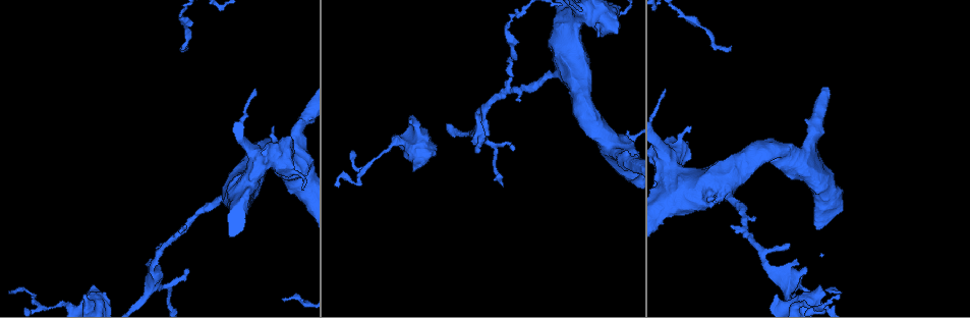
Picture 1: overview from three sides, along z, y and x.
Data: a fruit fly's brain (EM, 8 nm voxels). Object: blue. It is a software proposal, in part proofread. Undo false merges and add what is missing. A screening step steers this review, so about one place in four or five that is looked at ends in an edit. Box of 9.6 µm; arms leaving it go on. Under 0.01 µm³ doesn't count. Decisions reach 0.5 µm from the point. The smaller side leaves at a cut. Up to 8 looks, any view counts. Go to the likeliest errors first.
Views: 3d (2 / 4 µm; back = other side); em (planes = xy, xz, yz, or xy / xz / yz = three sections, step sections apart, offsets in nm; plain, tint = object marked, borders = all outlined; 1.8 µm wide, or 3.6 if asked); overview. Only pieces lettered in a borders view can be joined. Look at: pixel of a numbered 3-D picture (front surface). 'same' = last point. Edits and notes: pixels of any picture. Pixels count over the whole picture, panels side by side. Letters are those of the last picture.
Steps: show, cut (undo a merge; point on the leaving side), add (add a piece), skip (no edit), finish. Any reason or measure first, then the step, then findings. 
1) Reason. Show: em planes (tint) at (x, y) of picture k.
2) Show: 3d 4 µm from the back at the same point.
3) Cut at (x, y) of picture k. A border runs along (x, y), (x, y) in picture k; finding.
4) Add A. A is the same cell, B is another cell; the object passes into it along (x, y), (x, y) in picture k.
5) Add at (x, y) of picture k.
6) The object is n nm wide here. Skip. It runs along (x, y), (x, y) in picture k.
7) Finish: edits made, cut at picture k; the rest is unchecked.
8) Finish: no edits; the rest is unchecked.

Tapers out. Show: em planes (borders) at (839, 291) of picture 1.

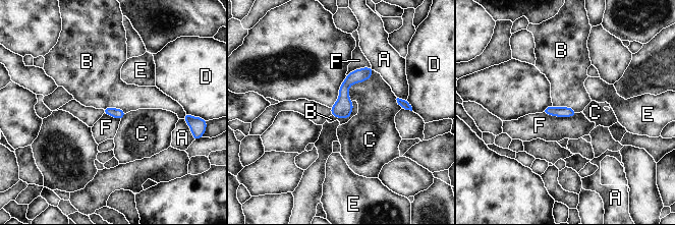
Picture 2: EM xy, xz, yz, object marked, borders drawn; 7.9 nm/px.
The longest contact is with C, 300 nm. Skip. A, B, C, D, E and F are other cells; it runs along (369, 69), (344, 87), (333, 113) in picture 2; no lettered piece goes on from it.

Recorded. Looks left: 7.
Free end. Show: 3d 2 µm at (776, 294) of picture 1.

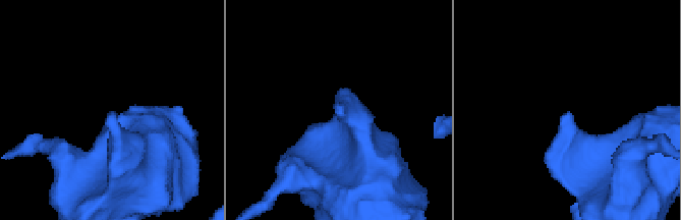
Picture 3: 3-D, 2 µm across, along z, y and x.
Show: em planes (tint) at (341, 116) of picture 3.

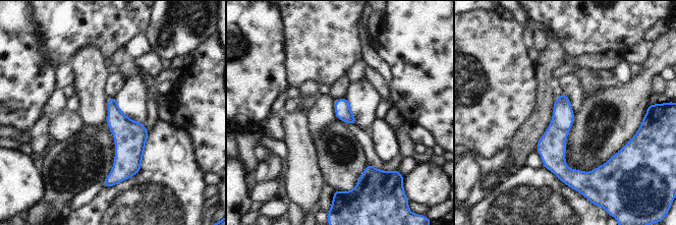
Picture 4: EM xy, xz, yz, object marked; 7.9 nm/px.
Show: em planes (borders) at the same point.

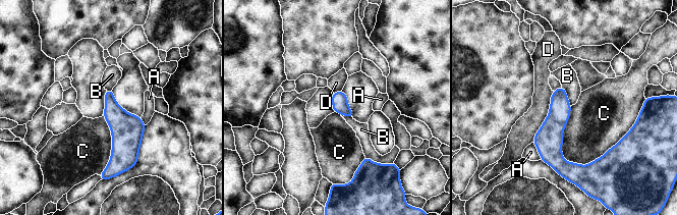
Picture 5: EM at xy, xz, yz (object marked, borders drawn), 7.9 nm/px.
The object is 130 nm wide here. Skip. A, B, C and D are other cells; no lettered piece goes on from it.

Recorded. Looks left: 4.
Show: 3d 4 µm at (187, 49) of picture 1.

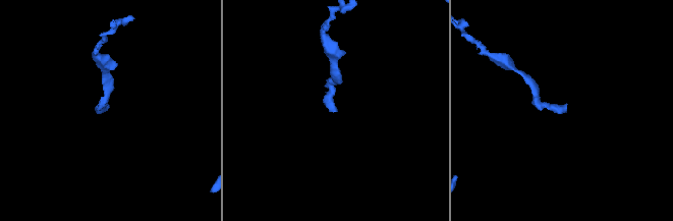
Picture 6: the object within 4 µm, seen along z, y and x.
Need the tissue. Show: em xz step 8 (borders) at (566, 105) of picture 6.

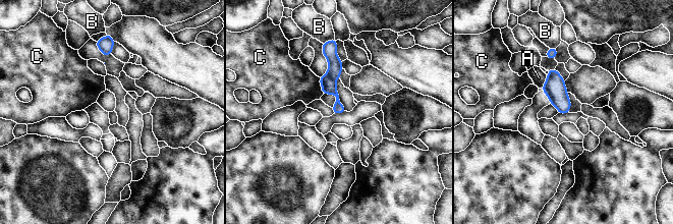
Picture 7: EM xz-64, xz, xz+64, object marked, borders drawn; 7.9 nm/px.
The object is 90 nm wide here. Skip. A, B and C are other cells; it runs along (334, 50), (332, 90), (339, 111) in picture 7; no lettered piece goes on from it.

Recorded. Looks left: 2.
Finish: no edits; the rest is unchecked.

